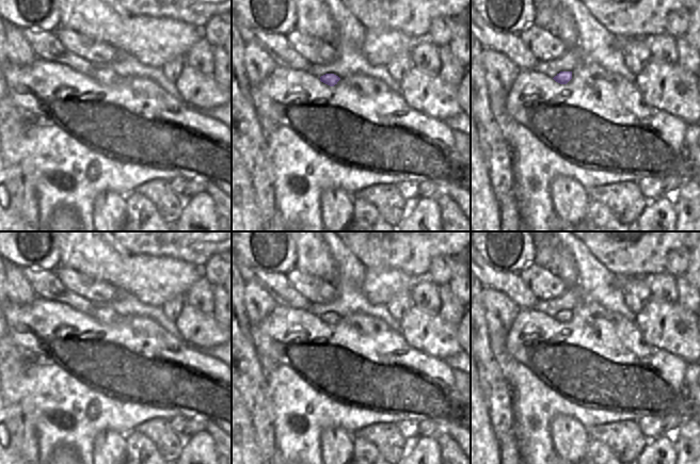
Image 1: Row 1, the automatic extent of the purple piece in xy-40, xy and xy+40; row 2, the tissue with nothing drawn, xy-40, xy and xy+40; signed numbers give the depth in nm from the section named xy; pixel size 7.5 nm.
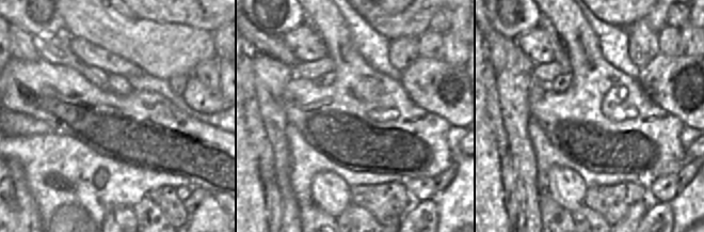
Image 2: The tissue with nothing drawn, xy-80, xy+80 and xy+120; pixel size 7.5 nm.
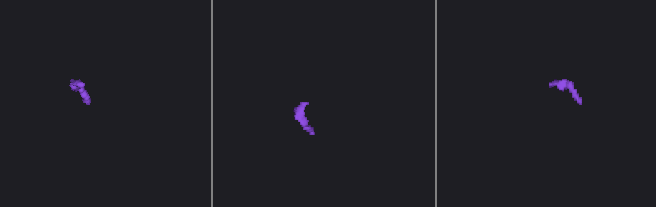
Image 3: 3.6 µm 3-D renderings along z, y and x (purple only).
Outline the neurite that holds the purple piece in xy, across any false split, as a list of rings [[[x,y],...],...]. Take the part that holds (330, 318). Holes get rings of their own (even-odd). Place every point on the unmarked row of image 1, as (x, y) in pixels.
[[[325,313],[320,316],[320,320],[330,325],[334,325],[339,319],[340,317],[334,313]]]

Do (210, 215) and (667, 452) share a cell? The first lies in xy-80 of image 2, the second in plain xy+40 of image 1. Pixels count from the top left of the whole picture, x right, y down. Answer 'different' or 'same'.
same

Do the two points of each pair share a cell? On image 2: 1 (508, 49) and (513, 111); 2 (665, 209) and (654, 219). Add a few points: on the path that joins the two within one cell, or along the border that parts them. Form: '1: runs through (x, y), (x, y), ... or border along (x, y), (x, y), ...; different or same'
1: border along (530, 73), (498, 72), (495, 74); different
2: runs through (661, 212), (657, 216); same

